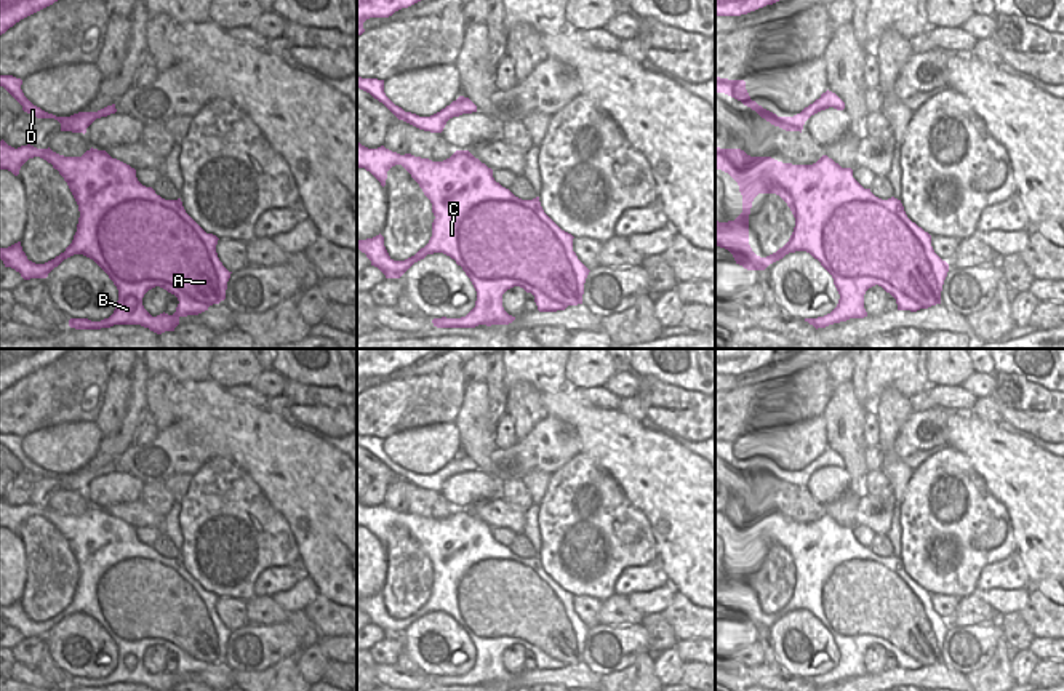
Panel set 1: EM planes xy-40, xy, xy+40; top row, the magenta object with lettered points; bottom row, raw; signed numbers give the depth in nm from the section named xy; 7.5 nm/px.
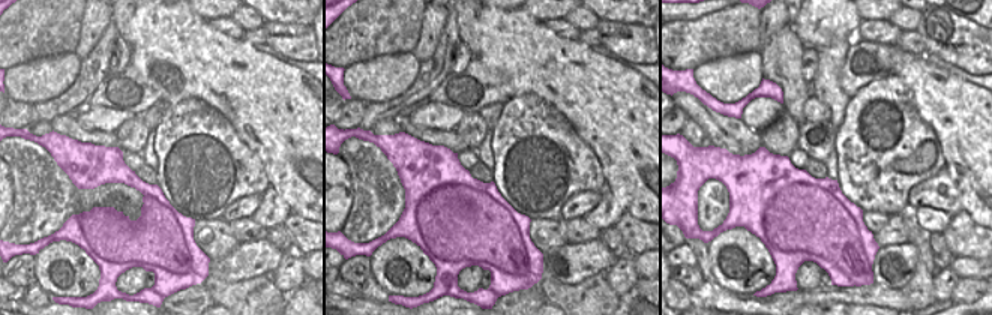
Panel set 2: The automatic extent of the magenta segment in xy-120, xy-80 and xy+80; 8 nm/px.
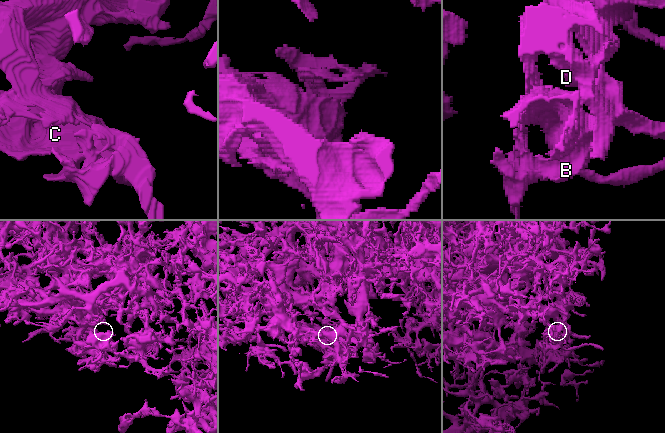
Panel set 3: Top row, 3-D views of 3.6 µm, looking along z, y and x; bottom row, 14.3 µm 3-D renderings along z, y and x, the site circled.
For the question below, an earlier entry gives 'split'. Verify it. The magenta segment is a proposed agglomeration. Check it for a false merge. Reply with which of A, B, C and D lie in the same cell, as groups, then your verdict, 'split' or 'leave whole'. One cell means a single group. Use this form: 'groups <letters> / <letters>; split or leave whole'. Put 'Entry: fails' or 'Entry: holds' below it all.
groups A / B C D; split
Entry: holds

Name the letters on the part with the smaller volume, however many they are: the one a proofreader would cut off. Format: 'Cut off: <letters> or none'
Cut off: A

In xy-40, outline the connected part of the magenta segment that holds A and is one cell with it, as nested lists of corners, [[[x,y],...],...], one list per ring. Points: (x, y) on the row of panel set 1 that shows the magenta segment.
[[[146,200],[141,210],[154,210],[163,222],[163,235],[152,237],[134,222],[104,226],[102,256],[110,269],[126,283],[165,280],[208,306],[219,304],[219,278],[205,243],[190,224],[173,210]]]

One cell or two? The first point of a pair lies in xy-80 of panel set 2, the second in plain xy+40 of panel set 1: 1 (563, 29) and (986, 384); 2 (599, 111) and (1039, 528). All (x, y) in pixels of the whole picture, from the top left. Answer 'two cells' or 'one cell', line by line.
1: two cells
2: one cell

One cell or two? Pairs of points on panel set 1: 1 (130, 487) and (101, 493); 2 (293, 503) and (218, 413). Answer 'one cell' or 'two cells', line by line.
1: one cell
2: one cell

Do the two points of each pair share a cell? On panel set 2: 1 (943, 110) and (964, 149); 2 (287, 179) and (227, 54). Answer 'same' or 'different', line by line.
1: same
2: same

